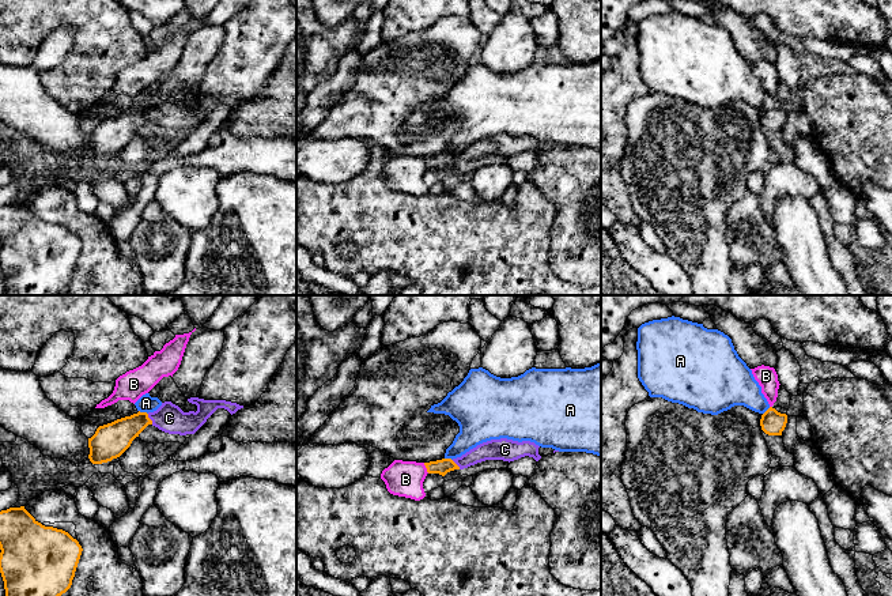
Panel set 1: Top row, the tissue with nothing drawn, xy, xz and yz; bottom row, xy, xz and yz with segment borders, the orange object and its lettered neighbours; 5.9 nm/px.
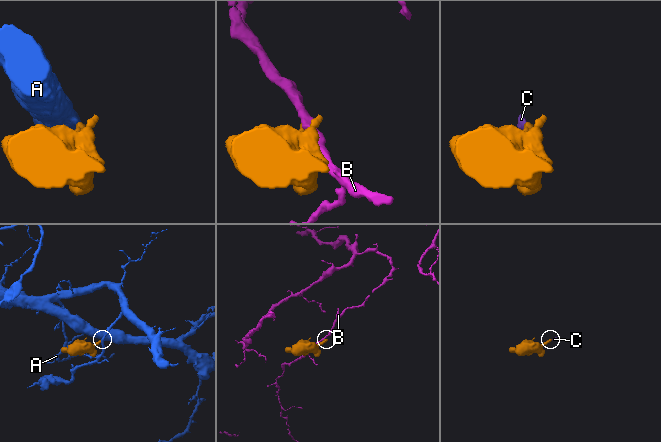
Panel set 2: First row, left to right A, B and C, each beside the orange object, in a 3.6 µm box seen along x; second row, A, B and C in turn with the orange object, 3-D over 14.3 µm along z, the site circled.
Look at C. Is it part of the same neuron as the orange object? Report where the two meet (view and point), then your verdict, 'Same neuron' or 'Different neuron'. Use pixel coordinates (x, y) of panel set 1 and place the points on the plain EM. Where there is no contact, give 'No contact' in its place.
Touches orange at xy (150, 114). Same neuron

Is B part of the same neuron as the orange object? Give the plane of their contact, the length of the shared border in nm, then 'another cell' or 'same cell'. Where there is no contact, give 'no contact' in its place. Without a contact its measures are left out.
xz | 70 nm | another cell

